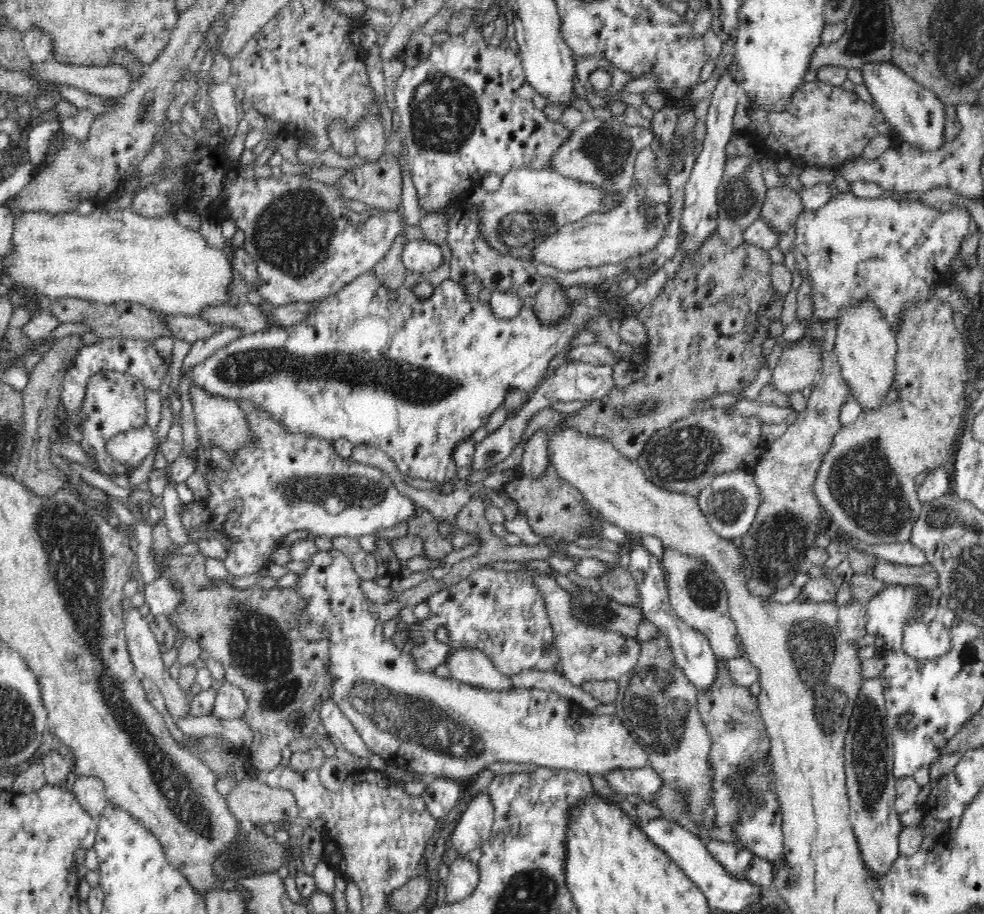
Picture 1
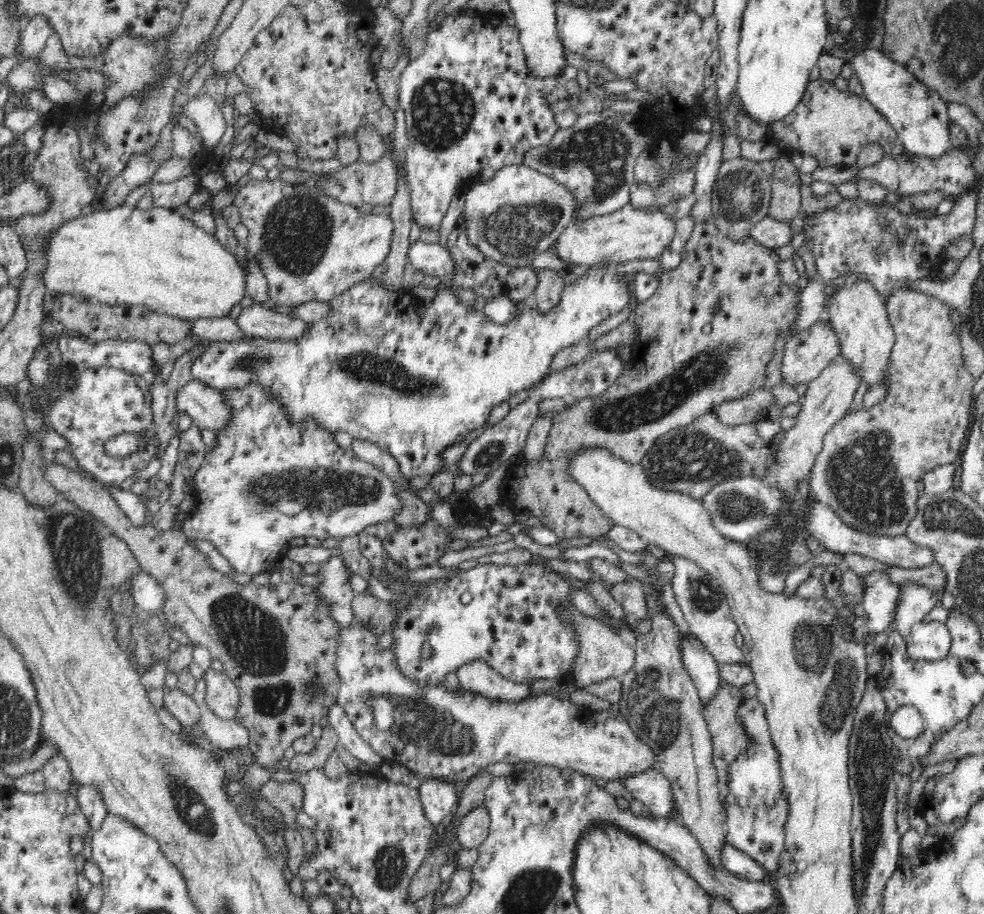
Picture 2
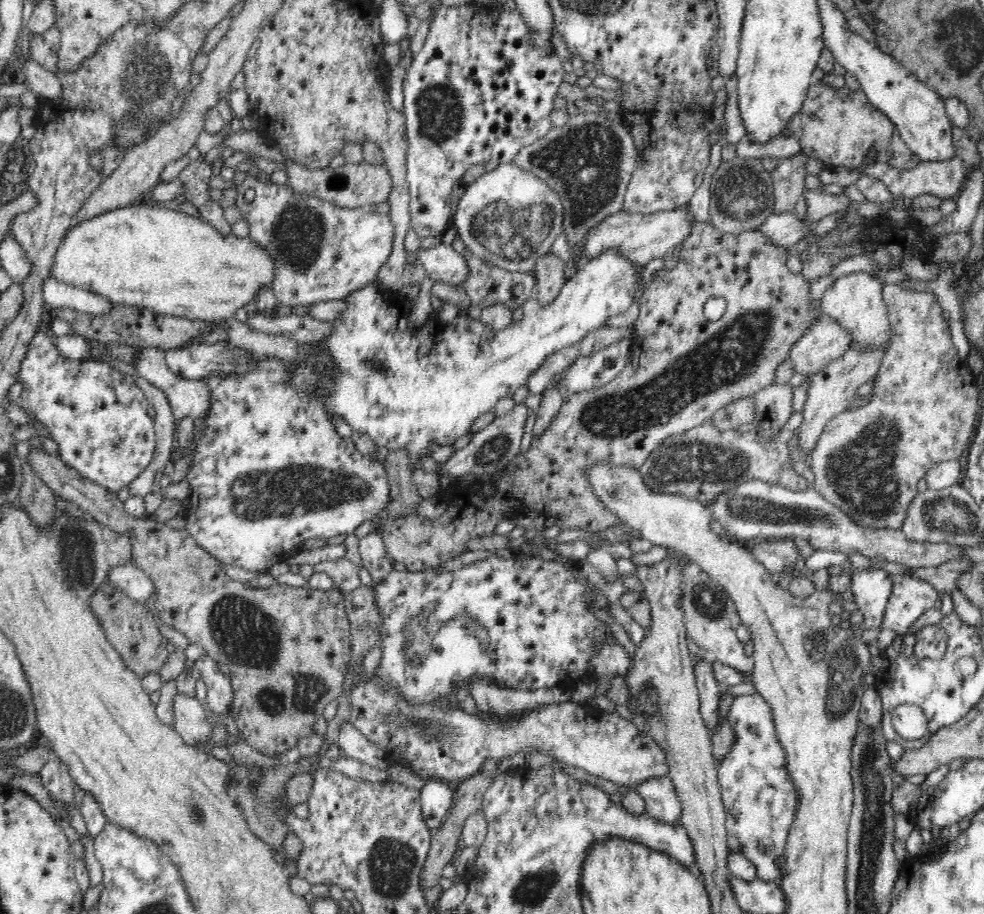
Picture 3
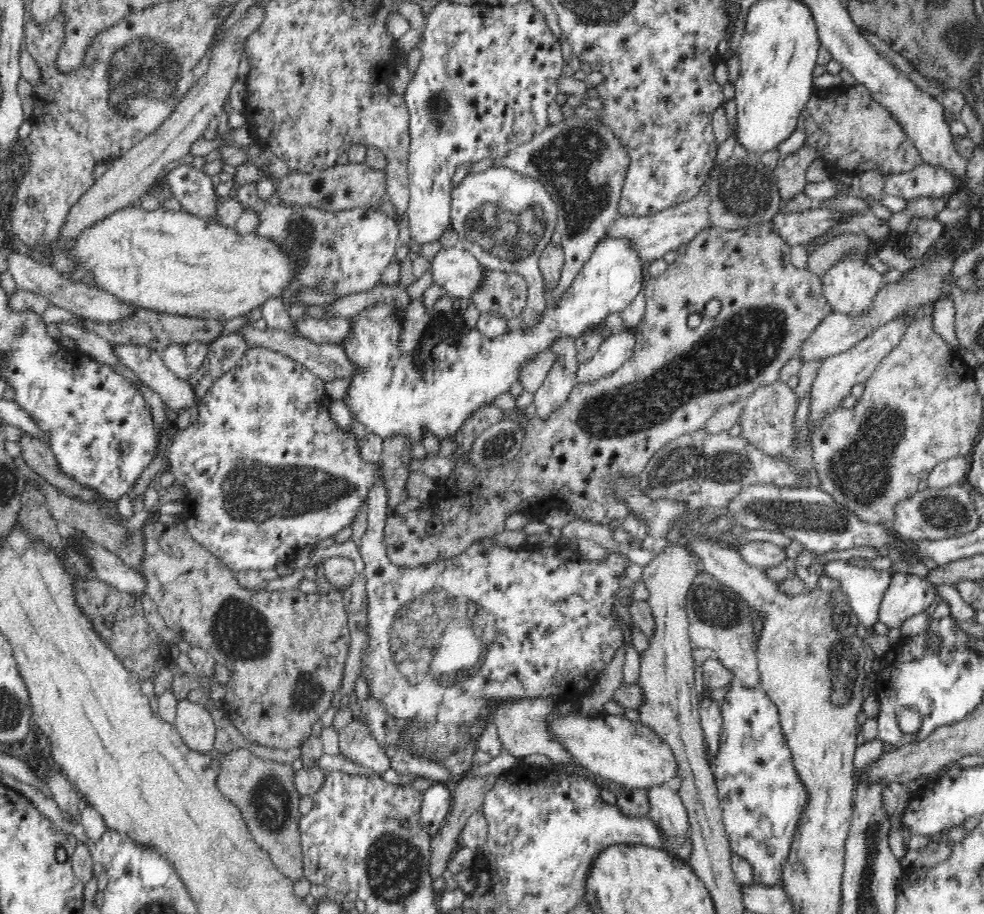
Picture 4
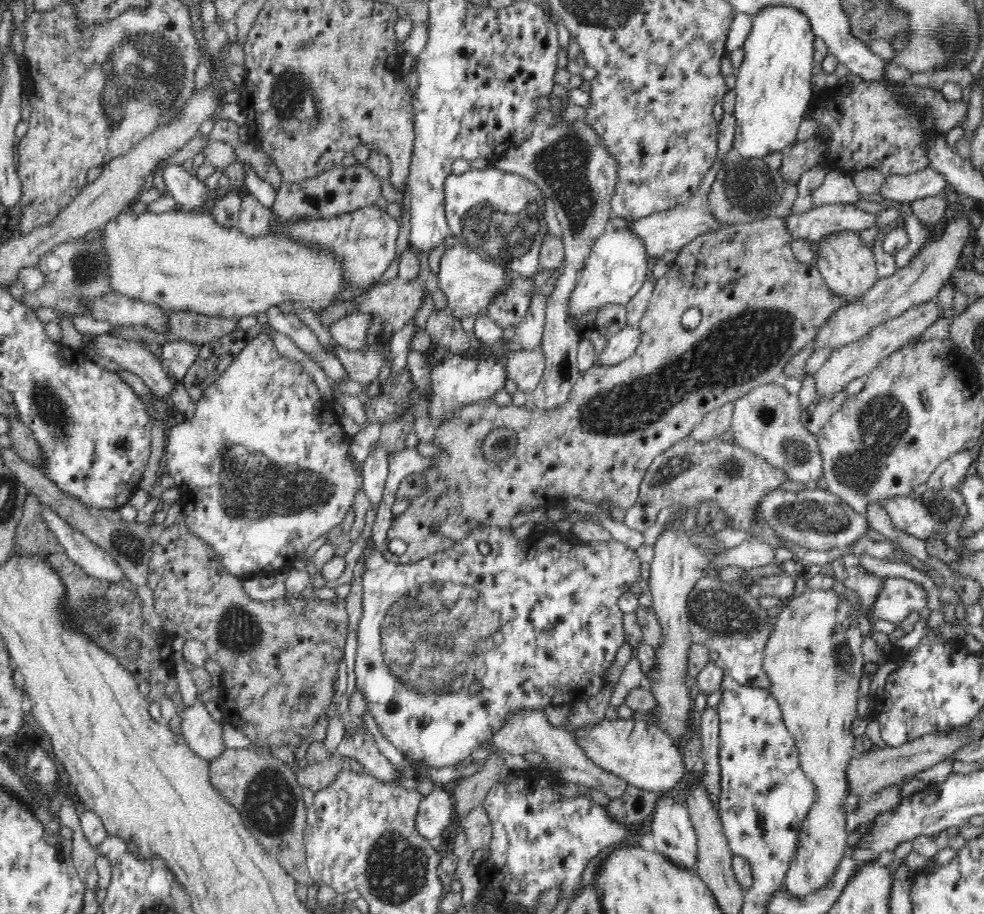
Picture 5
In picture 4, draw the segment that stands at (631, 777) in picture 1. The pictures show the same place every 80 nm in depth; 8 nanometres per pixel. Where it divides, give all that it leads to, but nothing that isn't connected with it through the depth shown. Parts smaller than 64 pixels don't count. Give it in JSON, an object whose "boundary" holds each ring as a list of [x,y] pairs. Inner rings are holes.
{"boundary":[[[673,783],[651,786],[647,795],[650,803],[648,816],[664,833],[666,851],[687,862],[691,855],[688,815],[677,787]]]}

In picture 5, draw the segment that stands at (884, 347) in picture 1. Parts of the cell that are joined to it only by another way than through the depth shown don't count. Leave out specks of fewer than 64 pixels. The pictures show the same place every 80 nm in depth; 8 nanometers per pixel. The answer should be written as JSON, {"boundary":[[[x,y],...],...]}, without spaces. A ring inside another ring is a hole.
{"boundary":[[[839,231],[823,237],[818,242],[821,245],[815,257],[819,256],[820,260],[814,262],[815,267],[819,269],[833,294],[841,296],[846,305],[856,302],[876,284],[879,279],[876,274],[876,260],[872,249],[862,242],[859,234],[854,231]]]}

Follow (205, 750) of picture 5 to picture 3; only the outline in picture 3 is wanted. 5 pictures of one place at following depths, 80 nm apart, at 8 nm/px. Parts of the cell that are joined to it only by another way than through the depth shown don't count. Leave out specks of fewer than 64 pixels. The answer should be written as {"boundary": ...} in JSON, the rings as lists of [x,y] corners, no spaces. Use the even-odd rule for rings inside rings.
{"boundary":[[[176,693],[173,710],[173,728],[187,745],[210,742],[211,724],[208,723],[203,701],[191,695]]]}

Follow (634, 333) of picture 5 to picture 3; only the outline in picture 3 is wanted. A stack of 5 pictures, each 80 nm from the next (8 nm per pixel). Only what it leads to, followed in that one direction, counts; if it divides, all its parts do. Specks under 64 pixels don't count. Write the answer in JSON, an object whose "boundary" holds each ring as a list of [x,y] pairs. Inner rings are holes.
{"boundary":[[[616,341],[605,349],[595,349],[586,356],[579,356],[561,378],[565,393],[592,390],[614,380],[631,356],[631,341]]]}

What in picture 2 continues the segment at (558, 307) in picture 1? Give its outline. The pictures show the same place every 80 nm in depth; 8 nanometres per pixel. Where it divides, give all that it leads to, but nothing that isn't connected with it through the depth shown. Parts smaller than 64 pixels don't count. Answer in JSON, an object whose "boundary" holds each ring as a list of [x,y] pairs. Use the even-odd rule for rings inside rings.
{"boundary":[[[540,269],[538,272],[538,284],[531,303],[542,313],[550,312],[558,306],[560,296],[565,288],[562,277],[556,271]]]}

